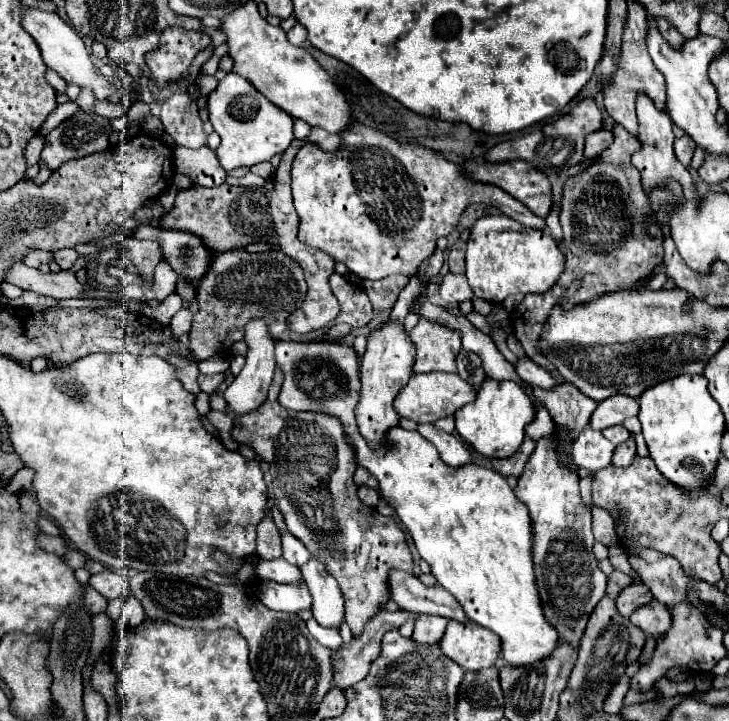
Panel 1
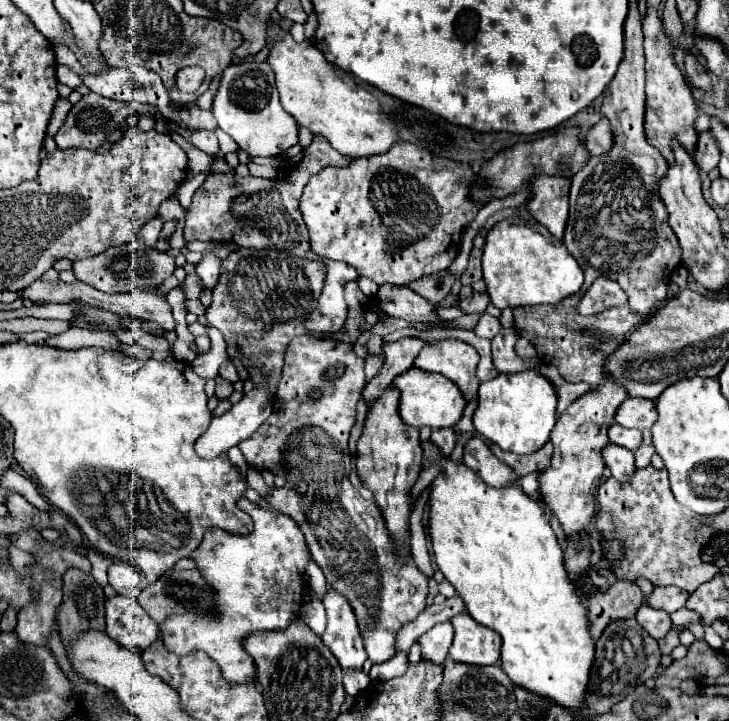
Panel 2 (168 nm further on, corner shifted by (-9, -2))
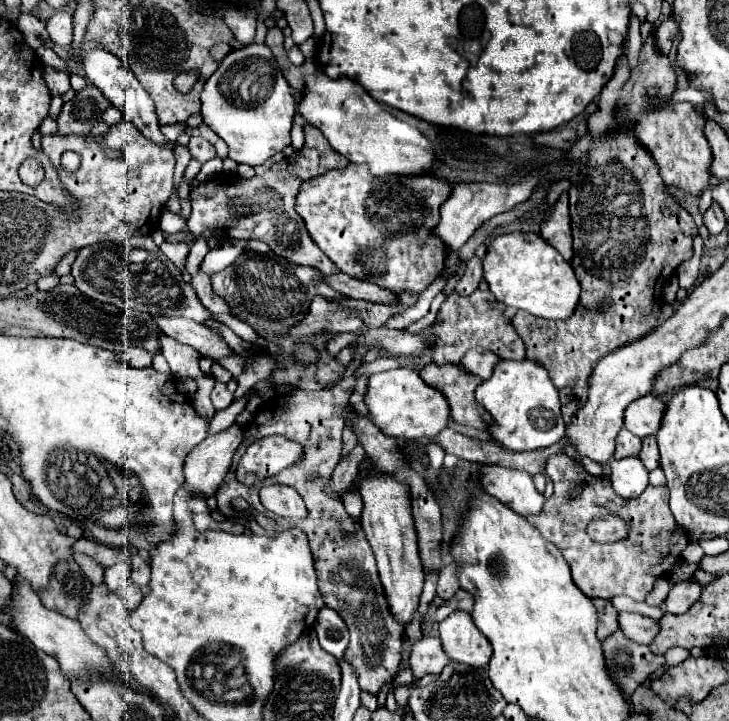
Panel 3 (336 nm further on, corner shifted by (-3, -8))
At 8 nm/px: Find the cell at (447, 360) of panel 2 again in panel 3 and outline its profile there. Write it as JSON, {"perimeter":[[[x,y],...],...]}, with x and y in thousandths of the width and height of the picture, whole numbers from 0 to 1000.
{"perimeter":[[[586,505],[578,510],[578,524],[605,541],[616,558],[619,580],[654,596],[668,596],[668,571],[652,555],[652,538],[663,530],[654,519],[635,513],[630,505]]]}

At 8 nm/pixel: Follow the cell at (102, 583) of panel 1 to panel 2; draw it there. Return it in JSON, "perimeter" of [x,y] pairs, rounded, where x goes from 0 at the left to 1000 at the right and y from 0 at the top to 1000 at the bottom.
{"perimeter":[[[155,779],[150,785],[150,810],[158,816],[160,824],[182,827],[191,813],[191,791],[177,779]]]}

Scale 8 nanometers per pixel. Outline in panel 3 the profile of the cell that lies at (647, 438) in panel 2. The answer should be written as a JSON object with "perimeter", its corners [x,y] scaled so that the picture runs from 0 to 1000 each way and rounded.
{"perimeter":[[[898,605],[882,607],[882,621],[877,627],[877,638],[882,641],[882,646],[888,652],[898,652],[904,646],[904,627],[901,627],[901,616],[898,616]]]}

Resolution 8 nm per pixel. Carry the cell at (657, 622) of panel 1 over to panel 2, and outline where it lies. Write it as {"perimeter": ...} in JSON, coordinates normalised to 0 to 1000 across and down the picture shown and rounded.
{"perimeter":[[[885,835],[874,846],[871,857],[885,871],[885,877],[890,877],[898,888],[909,885],[920,874],[920,857],[918,857],[918,852],[909,849],[909,846],[898,846],[893,840],[885,840]]]}

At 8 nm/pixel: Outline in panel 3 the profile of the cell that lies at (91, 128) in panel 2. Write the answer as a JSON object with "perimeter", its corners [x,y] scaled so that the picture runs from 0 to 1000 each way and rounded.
{"perimeter":[[[119,117],[97,141],[86,144],[84,158],[78,161],[78,183],[84,189],[125,189],[125,178],[139,169],[139,161],[150,147],[152,144],[147,144],[136,122]]]}

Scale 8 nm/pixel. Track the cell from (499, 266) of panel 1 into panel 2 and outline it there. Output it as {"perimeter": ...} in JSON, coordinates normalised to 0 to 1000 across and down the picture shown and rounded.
{"perimeter":[[[698,302],[679,311],[668,325],[663,344],[663,388],[668,391],[674,419],[687,430],[737,422],[761,424],[797,402],[800,374],[775,338],[759,330],[748,313]]]}

